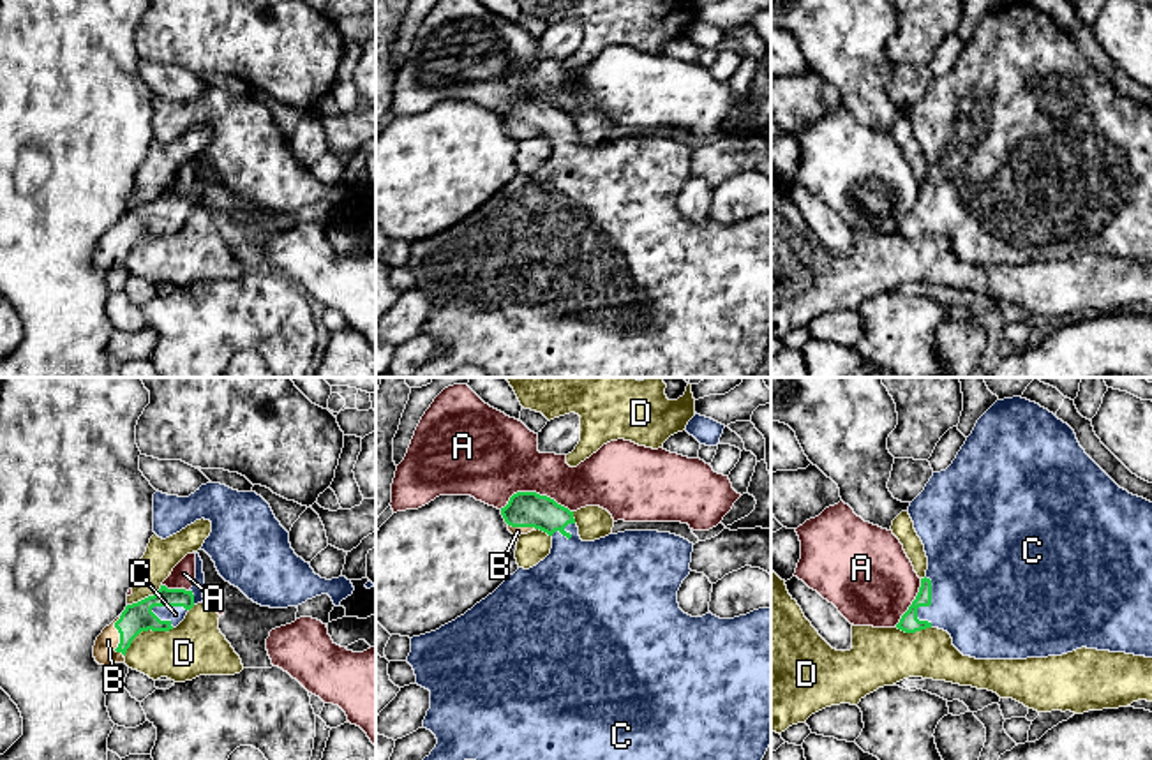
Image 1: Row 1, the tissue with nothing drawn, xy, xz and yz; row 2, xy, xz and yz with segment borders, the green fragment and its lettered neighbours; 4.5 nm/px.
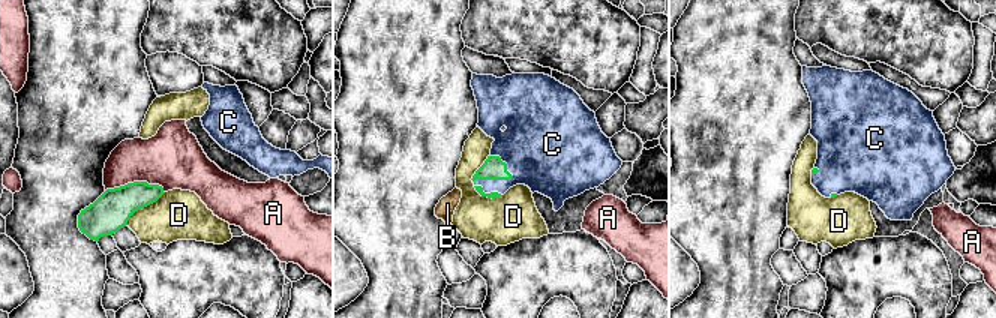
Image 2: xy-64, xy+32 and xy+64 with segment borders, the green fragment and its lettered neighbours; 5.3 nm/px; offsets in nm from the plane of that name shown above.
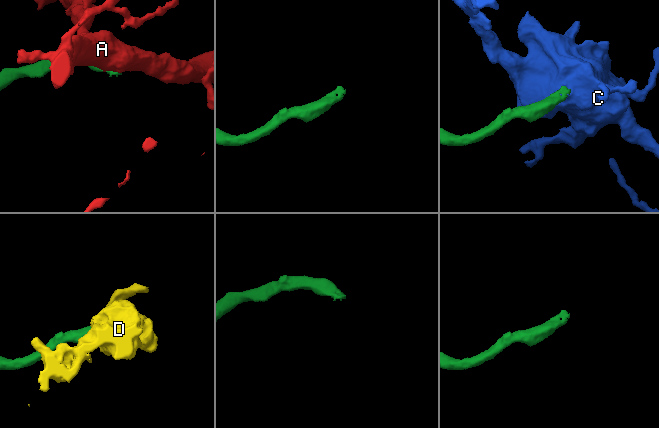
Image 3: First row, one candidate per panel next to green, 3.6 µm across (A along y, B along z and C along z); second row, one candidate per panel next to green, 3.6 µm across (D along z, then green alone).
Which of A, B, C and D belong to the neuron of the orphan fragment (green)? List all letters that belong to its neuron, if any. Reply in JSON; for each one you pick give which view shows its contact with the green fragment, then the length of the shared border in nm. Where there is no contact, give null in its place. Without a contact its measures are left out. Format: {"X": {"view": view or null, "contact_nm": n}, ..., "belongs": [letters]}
{"B": {"view": "xy", "contact_nm": 190}, "C": {"view": "yz", "contact_nm": 240}, "belongs": ["B", "C"]}

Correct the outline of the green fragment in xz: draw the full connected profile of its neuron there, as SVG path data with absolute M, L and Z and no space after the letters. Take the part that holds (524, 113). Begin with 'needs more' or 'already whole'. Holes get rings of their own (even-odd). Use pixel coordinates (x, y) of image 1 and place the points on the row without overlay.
needs more; M536 97L513 99L501 113L501 120L517 143L536 134L547 138L552 143L550 159L529 175L519 173L464 220L436 236L411 243L406 266L415 275L415 289L430 296L423 333L436 340L438 349L409 377L446 377L464 365L482 367L487 377L755 377L771 351L771 213L759 213L734 224L720 224L711 217L702 222L684 219L677 208L677 196L692 176L693 148L681 141L625 136L582 146L573 116Z

